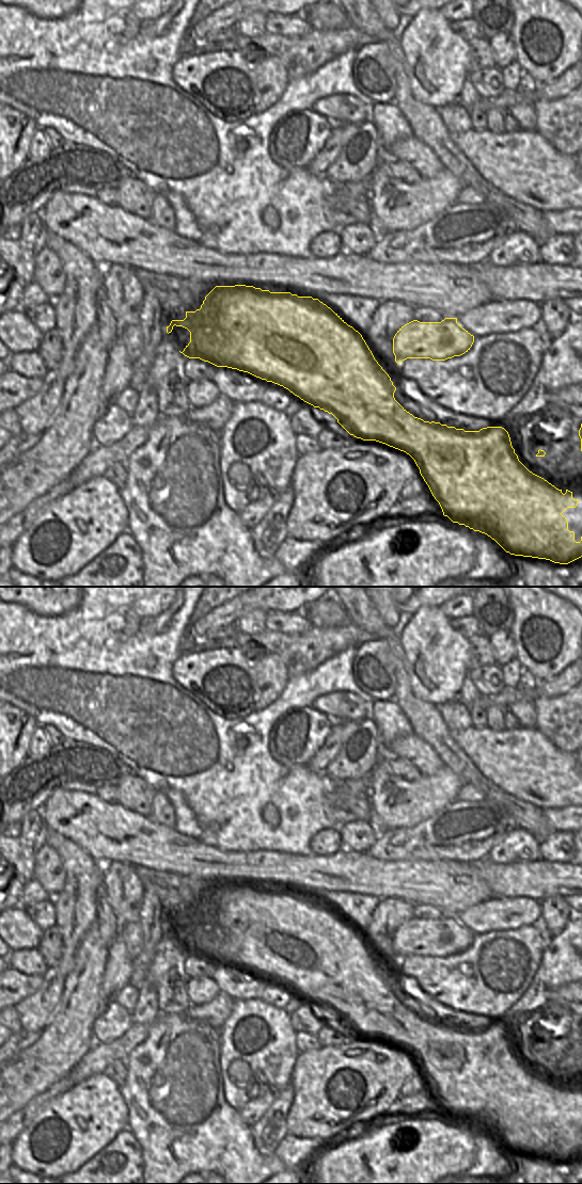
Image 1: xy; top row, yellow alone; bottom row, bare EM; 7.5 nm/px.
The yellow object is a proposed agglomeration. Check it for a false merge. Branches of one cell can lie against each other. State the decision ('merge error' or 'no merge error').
merge error

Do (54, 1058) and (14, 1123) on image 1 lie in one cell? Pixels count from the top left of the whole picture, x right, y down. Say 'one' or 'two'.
two

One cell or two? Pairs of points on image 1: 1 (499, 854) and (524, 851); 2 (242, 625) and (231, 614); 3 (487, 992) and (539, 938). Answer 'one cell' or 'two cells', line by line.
1: one cell
2: two cells
3: one cell

